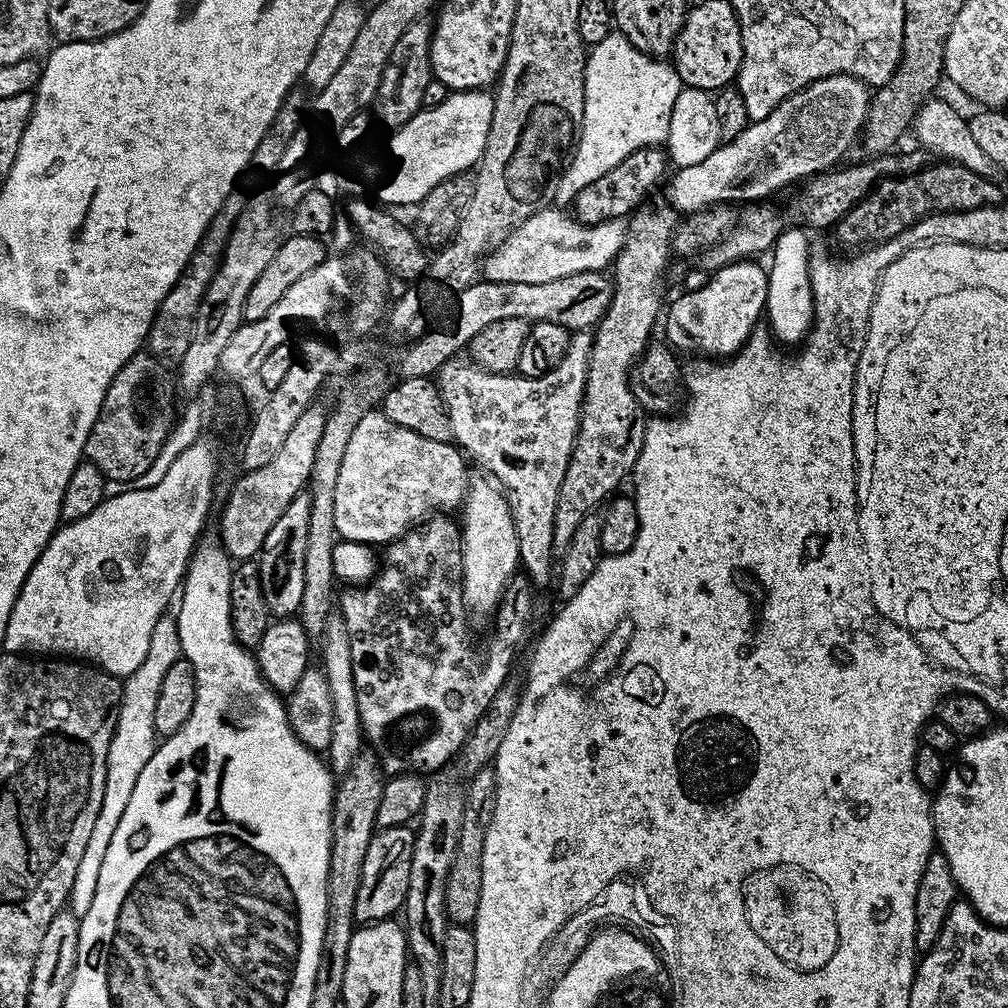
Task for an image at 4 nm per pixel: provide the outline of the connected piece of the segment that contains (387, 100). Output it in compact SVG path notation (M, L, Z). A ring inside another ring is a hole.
M424 18L415 20L404 31L402 38L394 42L394 51L390 53L390 58L386 62L386 70L382 70L382 82L378 82L374 101L374 116L379 123L381 120L388 130L401 128L424 108L422 94L426 91L426 82L434 79L428 49L428 44L432 40L432 24L426 21Z

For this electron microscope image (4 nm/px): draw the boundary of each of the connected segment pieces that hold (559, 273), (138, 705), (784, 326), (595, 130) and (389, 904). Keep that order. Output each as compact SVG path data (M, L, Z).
M549 206L526 218L507 238L484 258L482 272L489 280L506 282L550 282L570 274L604 272L615 261L625 239L626 228L620 222L578 224L556 206Z
M163 616L154 626L145 661L138 670L134 670L123 681L124 700L120 704L118 722L108 751L106 790L102 794L102 810L98 810L98 819L94 822L93 832L90 833L90 842L86 842L82 862L78 862L78 874L74 874L70 912L76 918L84 916L86 910L90 910L90 902L94 902L98 874L102 874L102 858L106 858L110 838L114 838L114 830L118 830L118 822L122 822L122 814L126 814L126 802L130 802L130 794L134 794L138 774L146 770L146 762L150 762L150 758L156 753L158 737L154 730L154 702L158 702L158 686L162 686L162 678L166 670L170 670L170 666L174 666L174 662L181 659L181 656L176 623L171 617Z
M785 227L784 233L778 237L770 252L772 264L770 263L768 268L766 324L781 345L799 345L807 337L808 330L812 326L814 297L808 273L810 251L808 252L807 234L809 233L803 227L800 228Z
M619 30L609 32L601 42L591 45L585 55L583 68L582 126L573 157L560 176L559 190L555 194L553 203L558 206L571 205L582 189L602 178L603 174L608 174L630 154L640 148L655 147L665 143L670 128L672 108L683 87L680 75L671 63L638 50Z
M408 826L402 828L386 828L373 833L370 846L366 846L366 862L362 862L360 881L358 882L358 894L354 898L354 906L350 910L351 919L357 925L363 926L366 924L374 924L377 920L387 920L395 917L403 909L407 898L407 890L410 886L413 839L413 829Z

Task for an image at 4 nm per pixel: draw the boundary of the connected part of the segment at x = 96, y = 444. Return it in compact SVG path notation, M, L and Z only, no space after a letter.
M141 350L132 356L110 382L102 410L86 438L87 463L100 468L105 480L132 480L150 469L158 458L174 423L172 395L178 388L157 357Z

